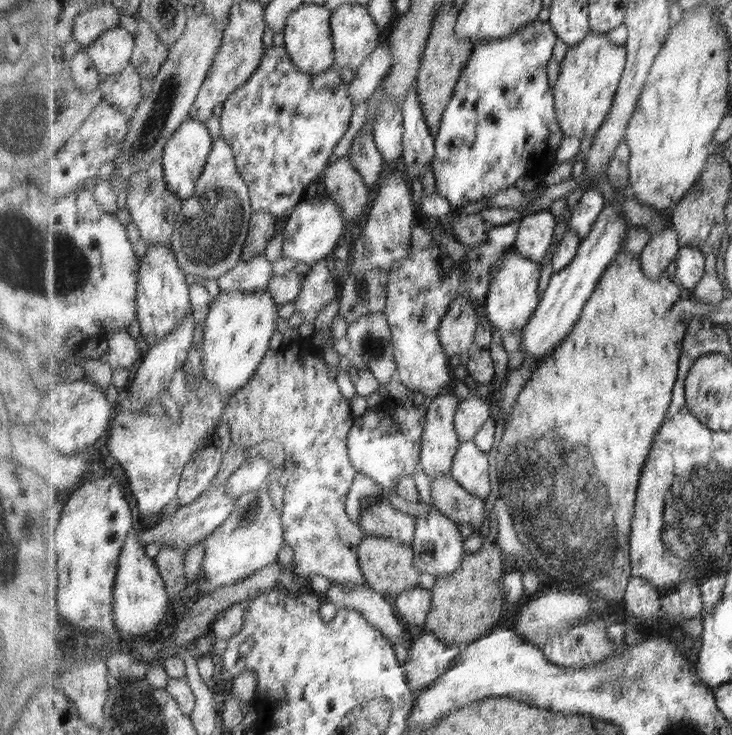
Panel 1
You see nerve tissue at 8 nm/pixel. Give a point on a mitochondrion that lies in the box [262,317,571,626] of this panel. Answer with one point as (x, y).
(372, 344)

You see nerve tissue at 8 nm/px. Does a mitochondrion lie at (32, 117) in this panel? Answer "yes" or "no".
yes

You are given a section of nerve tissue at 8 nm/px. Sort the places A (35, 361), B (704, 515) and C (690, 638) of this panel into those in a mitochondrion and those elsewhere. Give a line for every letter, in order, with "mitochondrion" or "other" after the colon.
A: other
B: mitochondrion
C: other

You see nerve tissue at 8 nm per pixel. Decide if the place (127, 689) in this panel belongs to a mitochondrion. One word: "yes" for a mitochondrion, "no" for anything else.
yes

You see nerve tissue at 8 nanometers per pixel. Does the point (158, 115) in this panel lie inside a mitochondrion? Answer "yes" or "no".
yes

